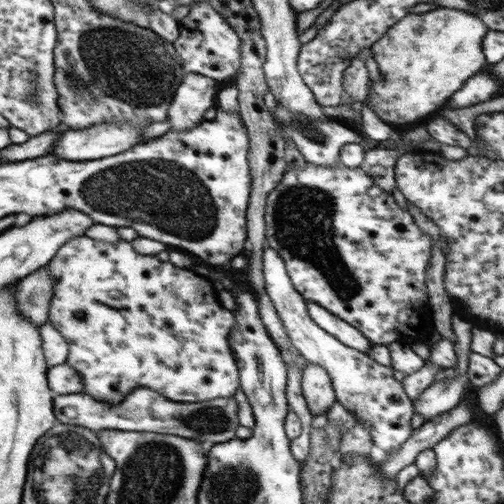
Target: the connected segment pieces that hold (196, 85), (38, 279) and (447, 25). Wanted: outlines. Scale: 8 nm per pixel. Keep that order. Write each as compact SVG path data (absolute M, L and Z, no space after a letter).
M188 72L168 106L167 118L172 131L186 131L201 123L204 112L216 107L220 95L218 82L209 76Z
M46 265L20 280L16 299L21 312L41 328L48 322L52 295L52 279Z
M439 6L438 8L425 13L417 14L409 12L404 18L402 18L402 20L399 20L395 26L389 28L386 31L386 34L382 36L382 38L379 38L379 40L370 47L371 52L373 53L373 58L378 64L382 76L384 76L384 82L374 82L374 87L372 87L373 92L368 96L364 103L366 103L385 123L395 126L396 128L410 122L417 124L422 120L426 120L438 111L457 90L460 90L471 76L474 76L478 71L483 70L488 66L489 63L483 53L483 38L488 31L489 28L476 15L471 15L469 12L464 12L458 9Z

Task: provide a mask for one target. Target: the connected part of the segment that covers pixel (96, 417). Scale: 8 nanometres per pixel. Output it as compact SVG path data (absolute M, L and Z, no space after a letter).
M137 388L118 405L98 401L84 393L58 395L53 401L56 406L57 422L81 426L97 433L100 430L122 430L123 432L153 432L176 435L197 440L205 445L220 444L236 439L238 402L229 399L215 399L196 403L174 403L154 392L152 388Z

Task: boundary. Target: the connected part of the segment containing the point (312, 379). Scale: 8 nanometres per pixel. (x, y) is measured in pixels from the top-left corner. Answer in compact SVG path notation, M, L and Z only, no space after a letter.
M307 364L301 387L312 416L326 413L336 402L330 374L320 365Z

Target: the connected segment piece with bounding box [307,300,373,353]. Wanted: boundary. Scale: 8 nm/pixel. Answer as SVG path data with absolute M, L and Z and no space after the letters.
M307 300L307 309L312 320L342 344L364 353L372 349L373 345L366 340L366 336L363 336L358 328L354 328L354 325L348 324L311 300Z

